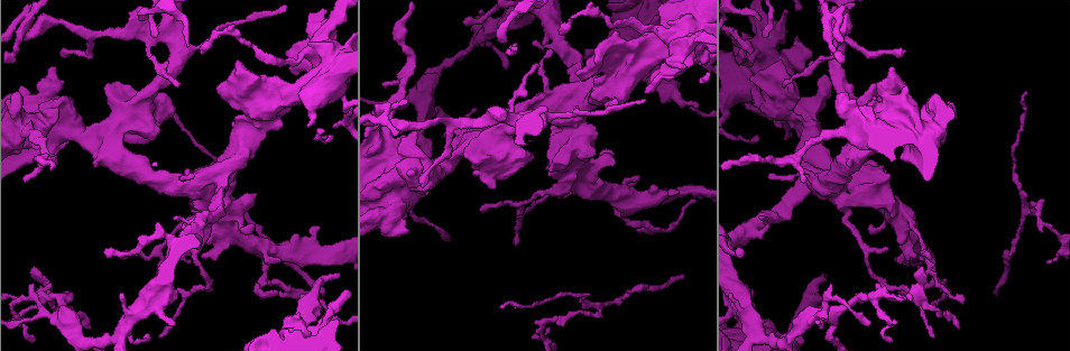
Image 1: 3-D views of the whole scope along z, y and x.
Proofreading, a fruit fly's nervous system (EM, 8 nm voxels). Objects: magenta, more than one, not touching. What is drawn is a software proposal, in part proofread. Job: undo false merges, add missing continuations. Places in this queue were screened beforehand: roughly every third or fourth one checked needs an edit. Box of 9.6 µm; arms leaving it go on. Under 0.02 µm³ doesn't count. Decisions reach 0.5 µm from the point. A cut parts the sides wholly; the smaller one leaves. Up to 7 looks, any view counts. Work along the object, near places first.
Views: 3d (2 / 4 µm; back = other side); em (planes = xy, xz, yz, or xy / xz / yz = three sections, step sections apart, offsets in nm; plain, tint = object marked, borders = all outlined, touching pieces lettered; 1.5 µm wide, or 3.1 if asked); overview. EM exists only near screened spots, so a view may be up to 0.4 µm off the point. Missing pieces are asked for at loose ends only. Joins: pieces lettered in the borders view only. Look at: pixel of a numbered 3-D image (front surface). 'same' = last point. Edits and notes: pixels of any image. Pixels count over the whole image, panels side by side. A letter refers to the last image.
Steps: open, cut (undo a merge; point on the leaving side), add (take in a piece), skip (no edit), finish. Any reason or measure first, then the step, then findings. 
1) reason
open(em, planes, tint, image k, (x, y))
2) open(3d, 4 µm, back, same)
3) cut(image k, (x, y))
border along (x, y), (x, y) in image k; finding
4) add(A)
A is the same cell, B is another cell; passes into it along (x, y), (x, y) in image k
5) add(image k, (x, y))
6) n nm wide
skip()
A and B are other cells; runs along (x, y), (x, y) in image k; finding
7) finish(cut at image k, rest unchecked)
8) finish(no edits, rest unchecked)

thin end
open(3d, 2 µm, back, image 1, (692, 198))

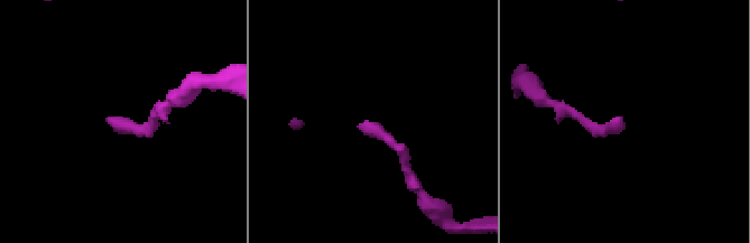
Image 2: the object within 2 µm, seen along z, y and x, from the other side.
now the EM
open(em, planes, borders, image 2, (111, 121))

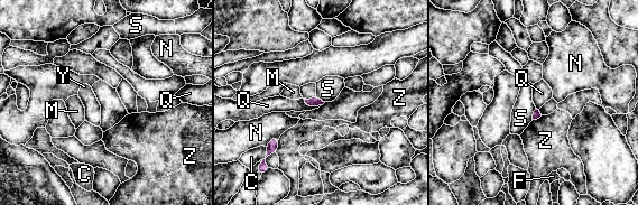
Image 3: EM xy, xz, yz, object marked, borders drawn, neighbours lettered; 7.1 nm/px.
skip()
C, F, M, N, Q, S, Y and Z are other cells; none of them fits

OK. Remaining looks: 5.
branch stops here
open(3d, 2 µm, image 1, (321, 295))

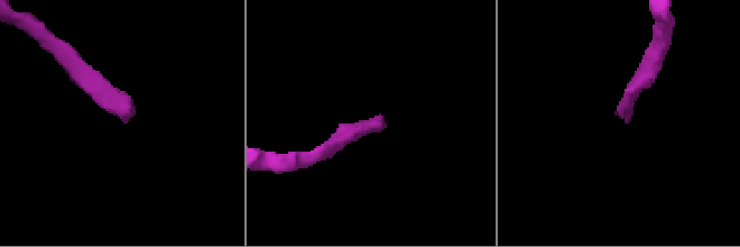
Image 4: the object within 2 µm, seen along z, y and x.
open(em, planes, plain, image 4, (381, 126))

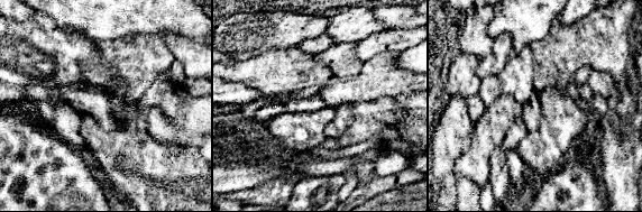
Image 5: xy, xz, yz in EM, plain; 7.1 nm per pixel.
open(em, planes, borders, same)

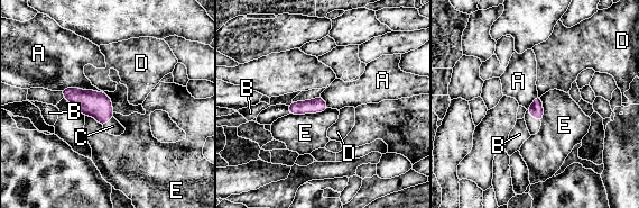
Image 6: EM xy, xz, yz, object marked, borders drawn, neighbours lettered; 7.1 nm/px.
add(C)
C is the same cell, A, B, D and E are other cells; passes into it along (536, 109), (534, 117), (533, 125) in image 6; it goes on there

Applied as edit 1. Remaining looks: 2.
branch stops here
open(em, planes, borders, image 1, (148, 17))

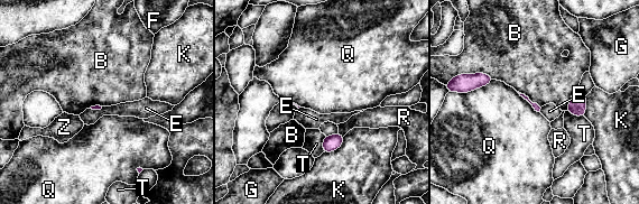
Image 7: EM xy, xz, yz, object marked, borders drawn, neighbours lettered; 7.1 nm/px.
skip()
B, E, F, G, K, Q, R, T and Z are other cells; no lettered piece goes on from it

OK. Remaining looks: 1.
finish(add at image 6, rest unchecked)

